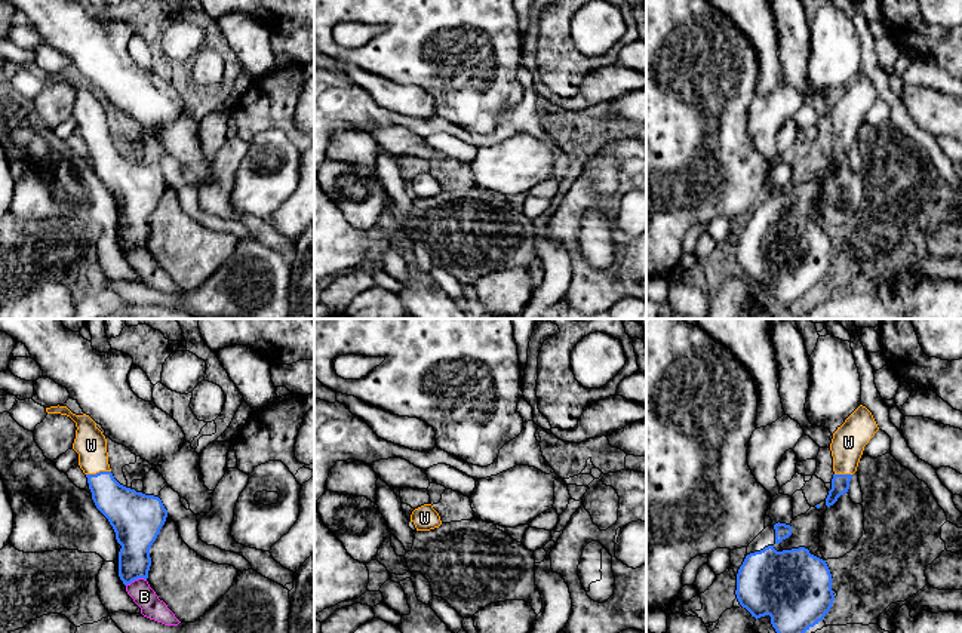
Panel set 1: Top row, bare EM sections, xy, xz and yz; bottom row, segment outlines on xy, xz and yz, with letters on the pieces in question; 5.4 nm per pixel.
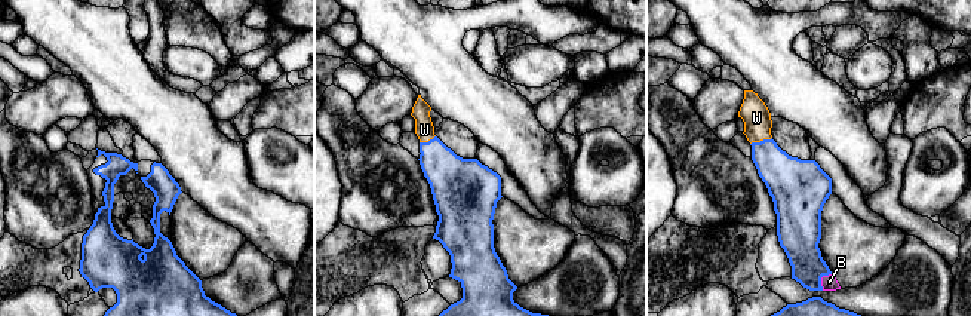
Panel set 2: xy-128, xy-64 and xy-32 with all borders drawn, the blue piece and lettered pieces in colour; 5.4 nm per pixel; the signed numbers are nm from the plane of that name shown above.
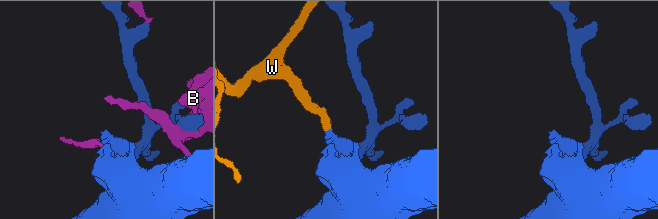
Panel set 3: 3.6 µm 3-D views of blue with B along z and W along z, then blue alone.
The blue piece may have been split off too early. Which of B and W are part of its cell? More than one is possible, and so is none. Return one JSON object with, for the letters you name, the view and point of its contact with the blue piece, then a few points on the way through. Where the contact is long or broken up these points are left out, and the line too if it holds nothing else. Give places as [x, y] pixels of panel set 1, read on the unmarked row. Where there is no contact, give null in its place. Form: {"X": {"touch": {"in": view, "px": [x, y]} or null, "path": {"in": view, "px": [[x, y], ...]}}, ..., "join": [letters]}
{"W": {"touch": {"in": "xy", "px": [98, 141]}, "path": {"in": "xy", "px": [[125, 177], [104, 156], [98, 141], [91, 113]]}}, "join": ["W"]}

